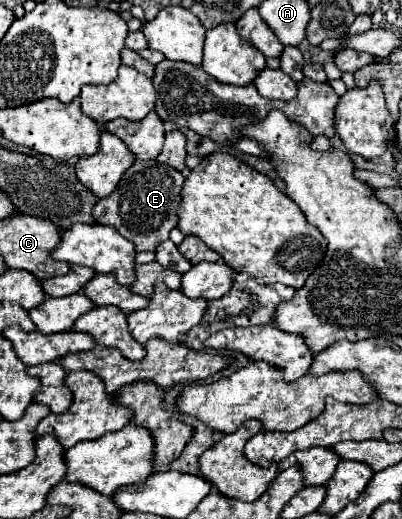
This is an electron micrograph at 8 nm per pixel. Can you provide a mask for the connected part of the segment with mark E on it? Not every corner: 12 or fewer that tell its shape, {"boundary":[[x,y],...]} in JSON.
{"boundary":[[136,160],[96,202],[138,252],[156,250],[178,224],[184,176]]}

